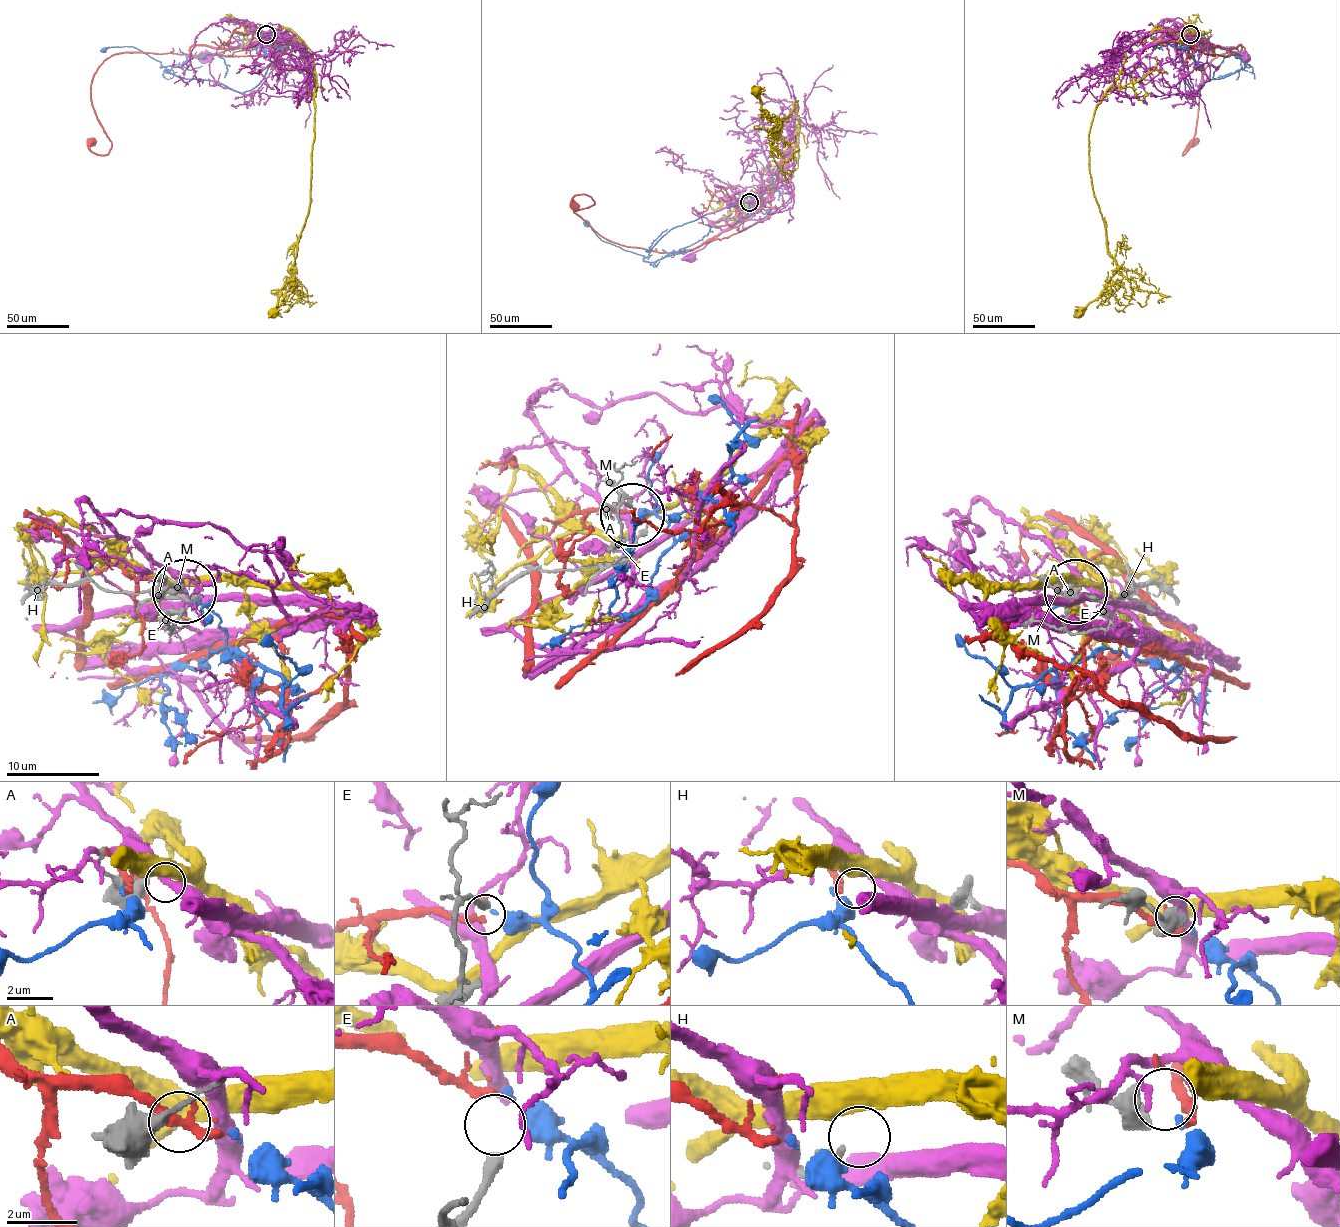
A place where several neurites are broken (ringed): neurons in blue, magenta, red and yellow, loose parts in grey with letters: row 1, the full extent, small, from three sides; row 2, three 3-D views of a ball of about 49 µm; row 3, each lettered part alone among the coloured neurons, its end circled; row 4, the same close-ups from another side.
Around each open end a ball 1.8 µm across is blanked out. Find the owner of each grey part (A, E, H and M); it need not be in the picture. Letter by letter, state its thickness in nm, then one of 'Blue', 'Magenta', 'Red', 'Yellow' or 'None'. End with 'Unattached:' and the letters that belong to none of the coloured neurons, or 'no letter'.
A: Thickness 400 nm. None
E: Thickness 360 nm. Red
H: Thickness 260 nm. None
M: Thickness 300 nm. Blue
Unattached: A, H

